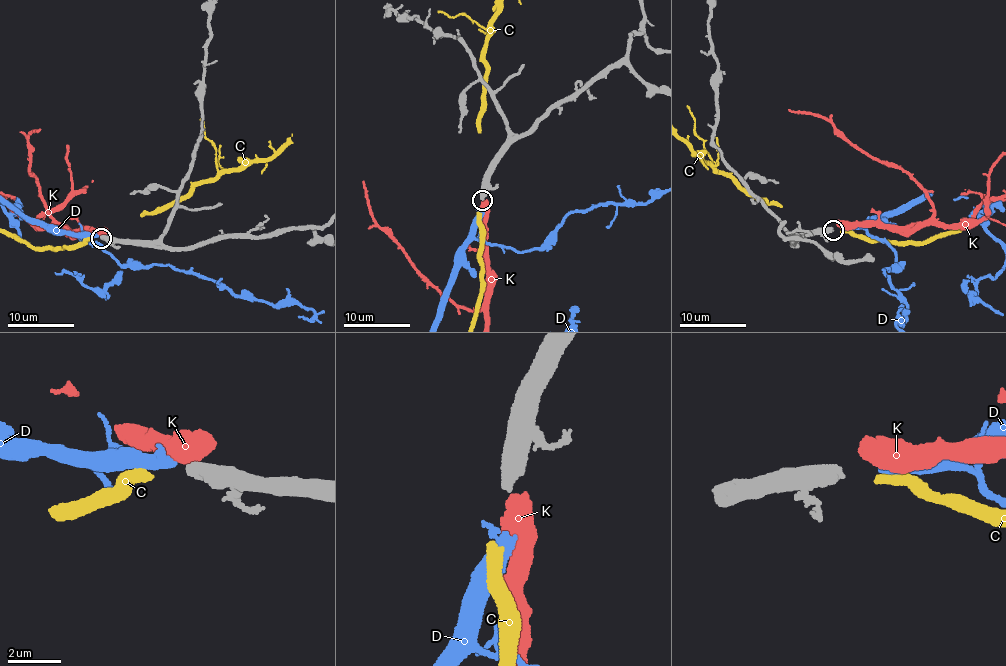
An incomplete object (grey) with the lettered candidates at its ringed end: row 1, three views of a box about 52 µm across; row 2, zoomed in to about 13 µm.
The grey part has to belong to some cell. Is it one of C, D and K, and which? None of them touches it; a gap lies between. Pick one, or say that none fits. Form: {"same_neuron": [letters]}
{"same_neuron": ["D"]}

